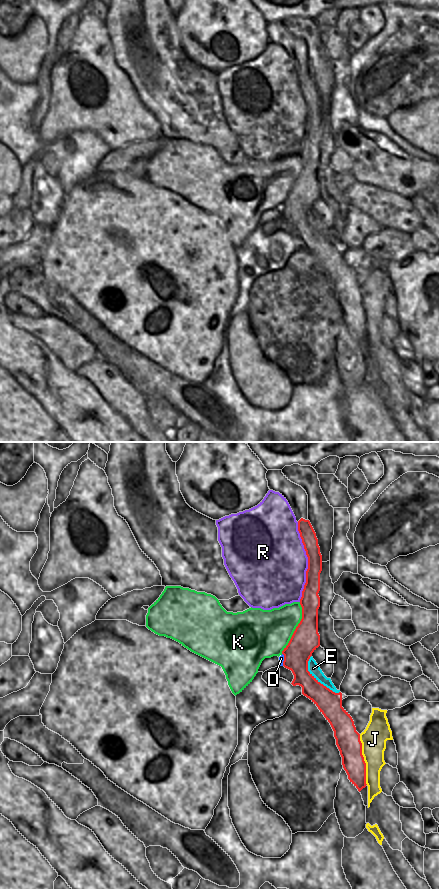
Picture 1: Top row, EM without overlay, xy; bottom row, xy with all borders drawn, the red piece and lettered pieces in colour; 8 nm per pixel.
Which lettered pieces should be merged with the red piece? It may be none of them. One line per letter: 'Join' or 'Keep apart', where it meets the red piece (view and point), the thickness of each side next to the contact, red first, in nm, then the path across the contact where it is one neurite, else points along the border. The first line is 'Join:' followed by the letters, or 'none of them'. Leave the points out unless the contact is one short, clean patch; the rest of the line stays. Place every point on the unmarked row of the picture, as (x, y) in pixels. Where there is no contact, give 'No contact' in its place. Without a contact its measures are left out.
Join: none of them
D: Keep apart. Touches red at xy (284, 211). Thickness 220 nm (red) against 50 nm. Boundary: xy (282, 205), (283, 217)
E: Keep apart. Touches red at xy (315, 230). Thickness 220 nm (red) against 90 nm
J: Keep apart. Touches red at xy (363, 311). Thickness 190 nm (red) against 200 nm
K: Keep apart. Touches red at xy (296, 180). Thickness 220 nm (red) against 380 nm
R: Keep apart. Touches red at xy (308, 114). Thickness 130 nm (red) against 480 nm

